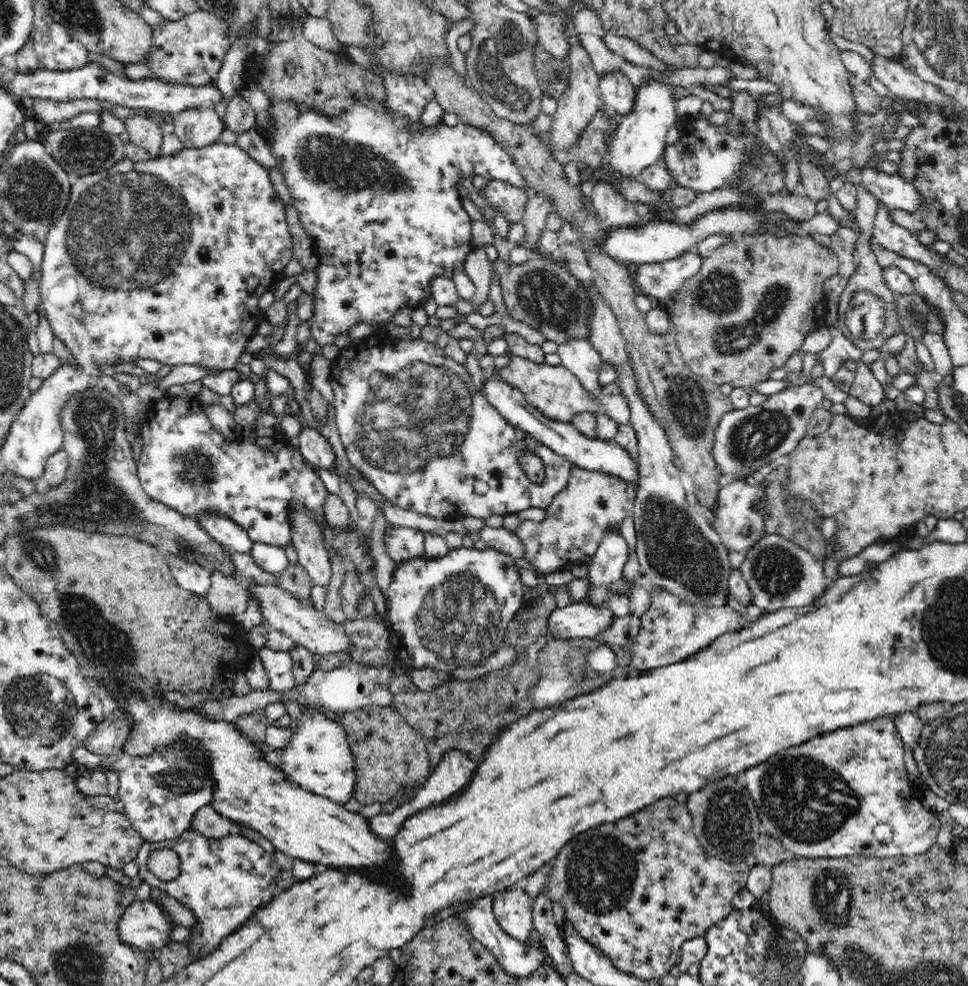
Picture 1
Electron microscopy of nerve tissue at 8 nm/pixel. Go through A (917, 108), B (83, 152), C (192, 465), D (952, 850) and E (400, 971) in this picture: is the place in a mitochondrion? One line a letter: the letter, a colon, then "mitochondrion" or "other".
A: other
B: mitochondrion
C: mitochondrion
D: other
E: other

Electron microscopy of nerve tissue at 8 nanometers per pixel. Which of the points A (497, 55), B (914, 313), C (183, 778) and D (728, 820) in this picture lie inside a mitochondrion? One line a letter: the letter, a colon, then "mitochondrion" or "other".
A: mitochondrion
B: mitochondrion
C: mitochondrion
D: mitochondrion

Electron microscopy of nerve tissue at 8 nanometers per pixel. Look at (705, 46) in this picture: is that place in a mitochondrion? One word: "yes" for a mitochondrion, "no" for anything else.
no

